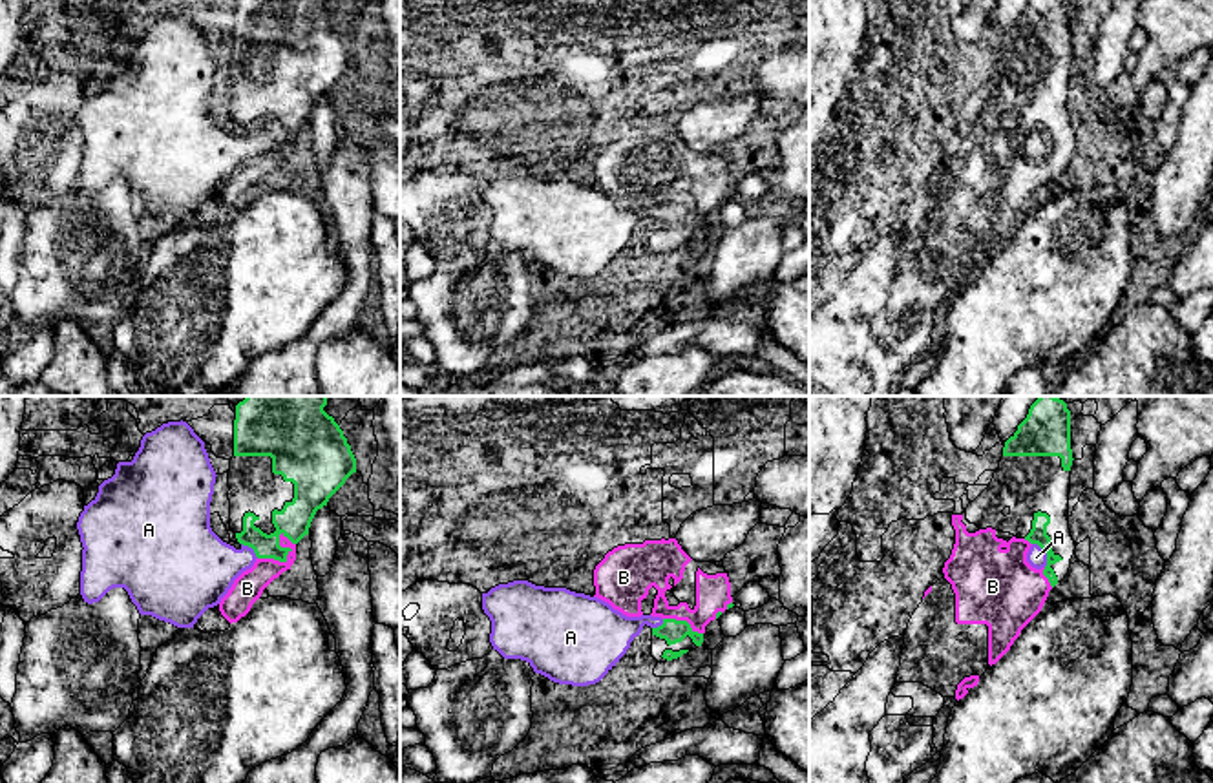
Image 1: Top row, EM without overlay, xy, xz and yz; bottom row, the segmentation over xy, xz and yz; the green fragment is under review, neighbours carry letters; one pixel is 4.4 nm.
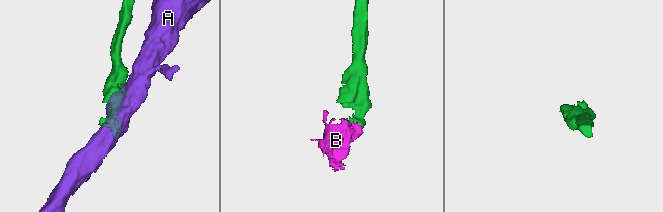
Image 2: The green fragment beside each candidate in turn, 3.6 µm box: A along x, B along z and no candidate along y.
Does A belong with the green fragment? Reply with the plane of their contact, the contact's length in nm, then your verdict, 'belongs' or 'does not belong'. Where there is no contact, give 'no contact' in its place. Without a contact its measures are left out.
contact in yz; length 130 nm; does not belong

